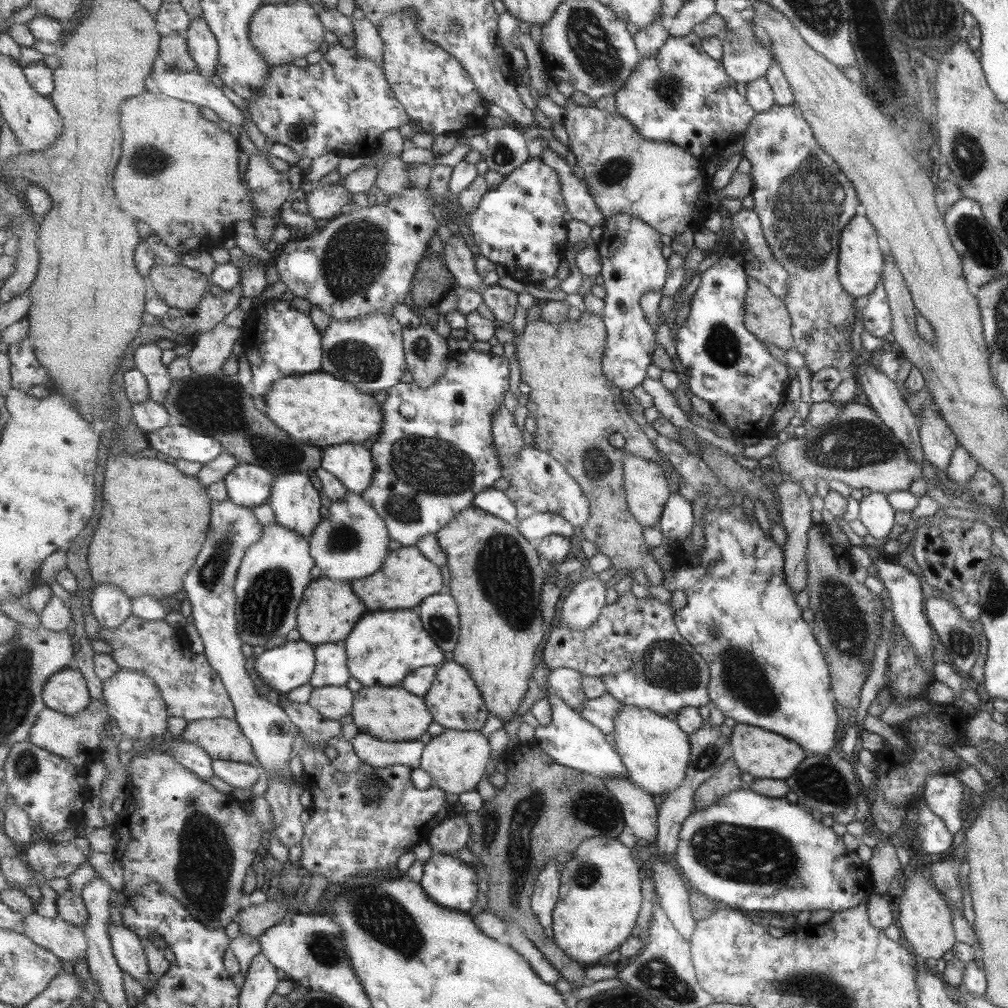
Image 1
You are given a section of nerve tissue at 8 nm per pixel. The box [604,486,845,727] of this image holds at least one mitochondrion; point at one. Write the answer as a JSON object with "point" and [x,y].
{"point":[743,676]}

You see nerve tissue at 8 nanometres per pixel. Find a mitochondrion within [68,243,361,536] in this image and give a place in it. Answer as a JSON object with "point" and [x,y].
{"point":[218,407]}

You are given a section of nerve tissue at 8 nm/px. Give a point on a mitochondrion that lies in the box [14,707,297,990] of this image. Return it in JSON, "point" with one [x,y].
{"point":[205,859]}

